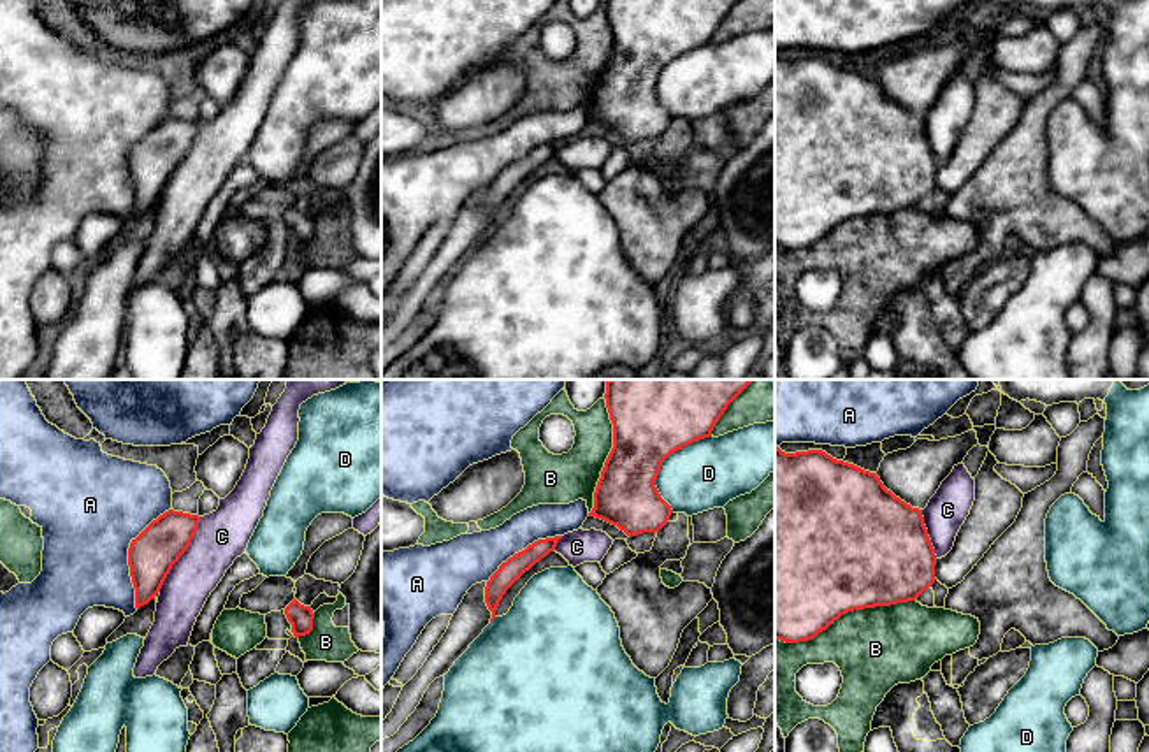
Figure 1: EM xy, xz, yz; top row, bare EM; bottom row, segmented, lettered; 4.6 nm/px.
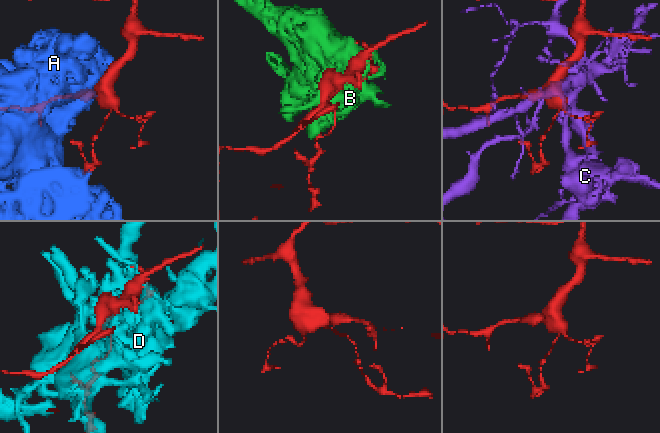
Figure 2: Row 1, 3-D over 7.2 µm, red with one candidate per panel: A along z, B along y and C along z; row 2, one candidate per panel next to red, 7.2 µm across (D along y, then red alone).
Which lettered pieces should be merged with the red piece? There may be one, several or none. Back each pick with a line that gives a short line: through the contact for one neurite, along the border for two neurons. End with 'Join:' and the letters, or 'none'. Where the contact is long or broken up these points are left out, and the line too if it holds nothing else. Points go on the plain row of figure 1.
Join: none

